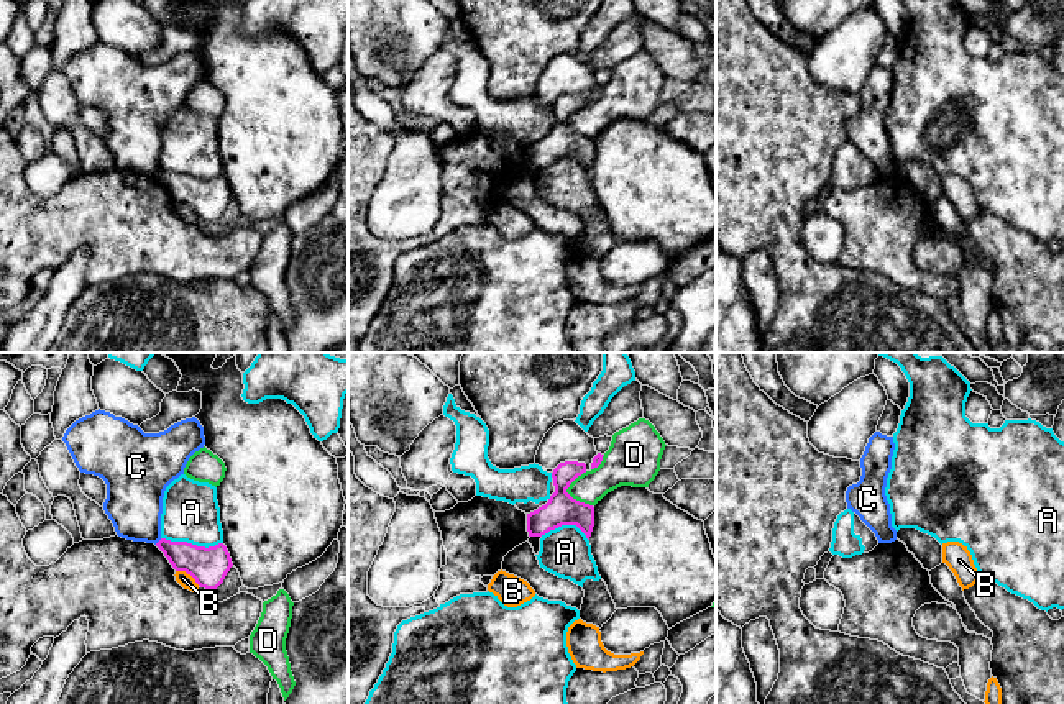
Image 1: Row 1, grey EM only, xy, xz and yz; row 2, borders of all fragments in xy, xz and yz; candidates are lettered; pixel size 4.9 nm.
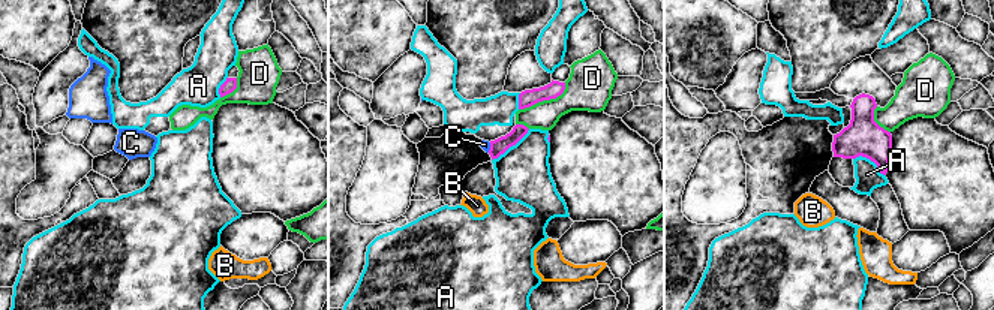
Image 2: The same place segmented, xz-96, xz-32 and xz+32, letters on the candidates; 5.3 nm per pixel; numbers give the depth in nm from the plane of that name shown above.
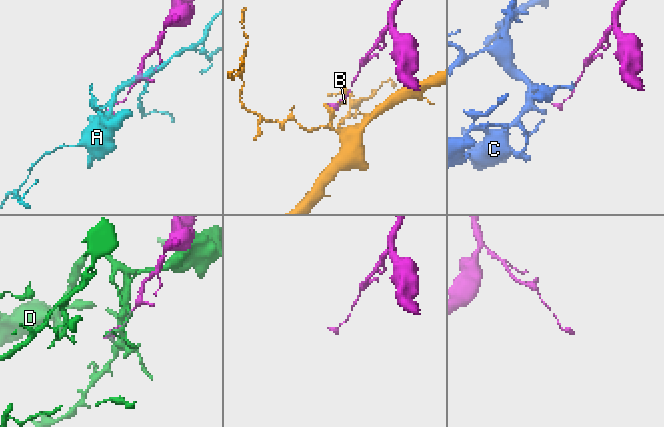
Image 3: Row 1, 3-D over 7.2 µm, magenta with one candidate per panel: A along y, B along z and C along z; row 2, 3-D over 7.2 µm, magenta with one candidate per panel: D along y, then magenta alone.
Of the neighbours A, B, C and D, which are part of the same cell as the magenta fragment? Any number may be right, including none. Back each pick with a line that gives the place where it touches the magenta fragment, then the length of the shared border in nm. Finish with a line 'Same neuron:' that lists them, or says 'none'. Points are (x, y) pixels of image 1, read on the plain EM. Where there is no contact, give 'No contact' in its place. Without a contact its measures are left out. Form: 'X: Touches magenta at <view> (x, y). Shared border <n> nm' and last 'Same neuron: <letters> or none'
Same neuron: none

